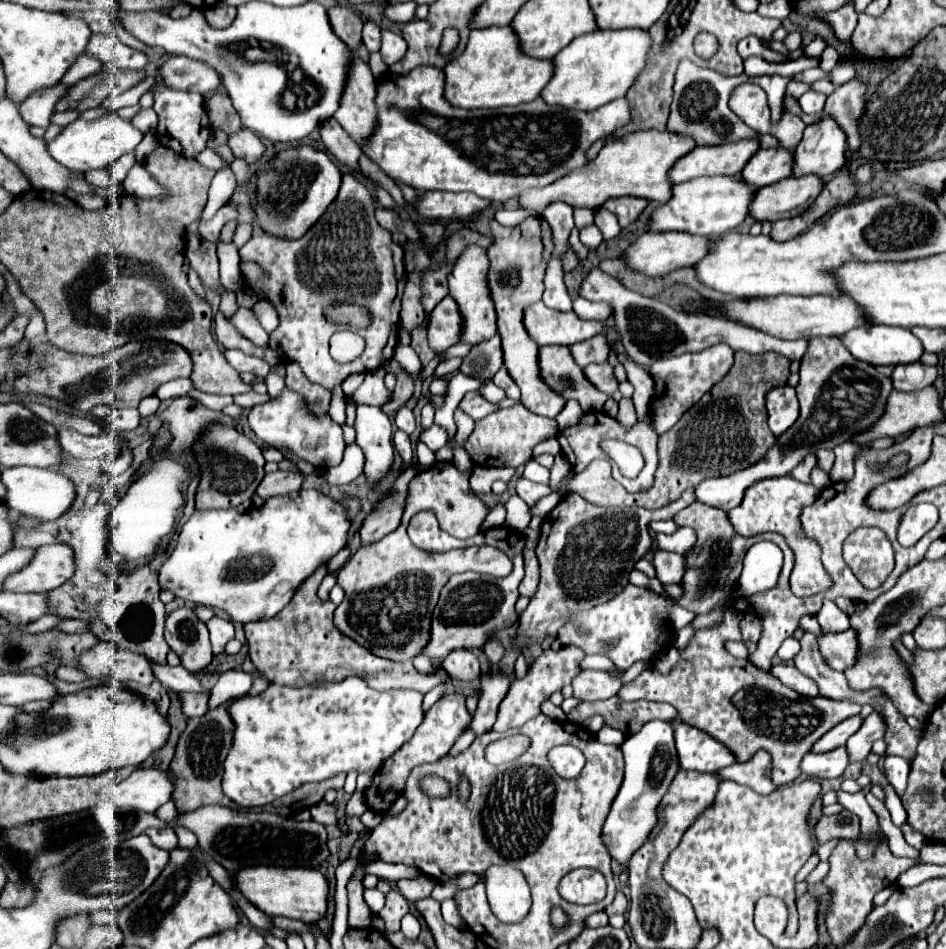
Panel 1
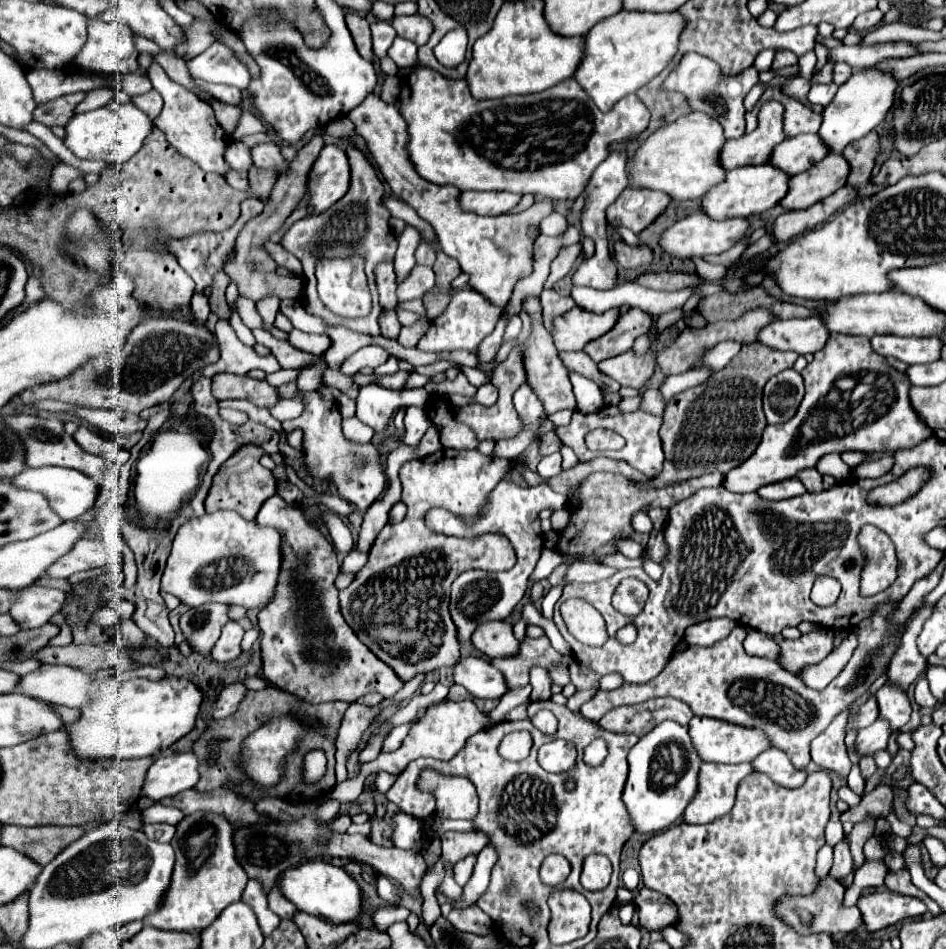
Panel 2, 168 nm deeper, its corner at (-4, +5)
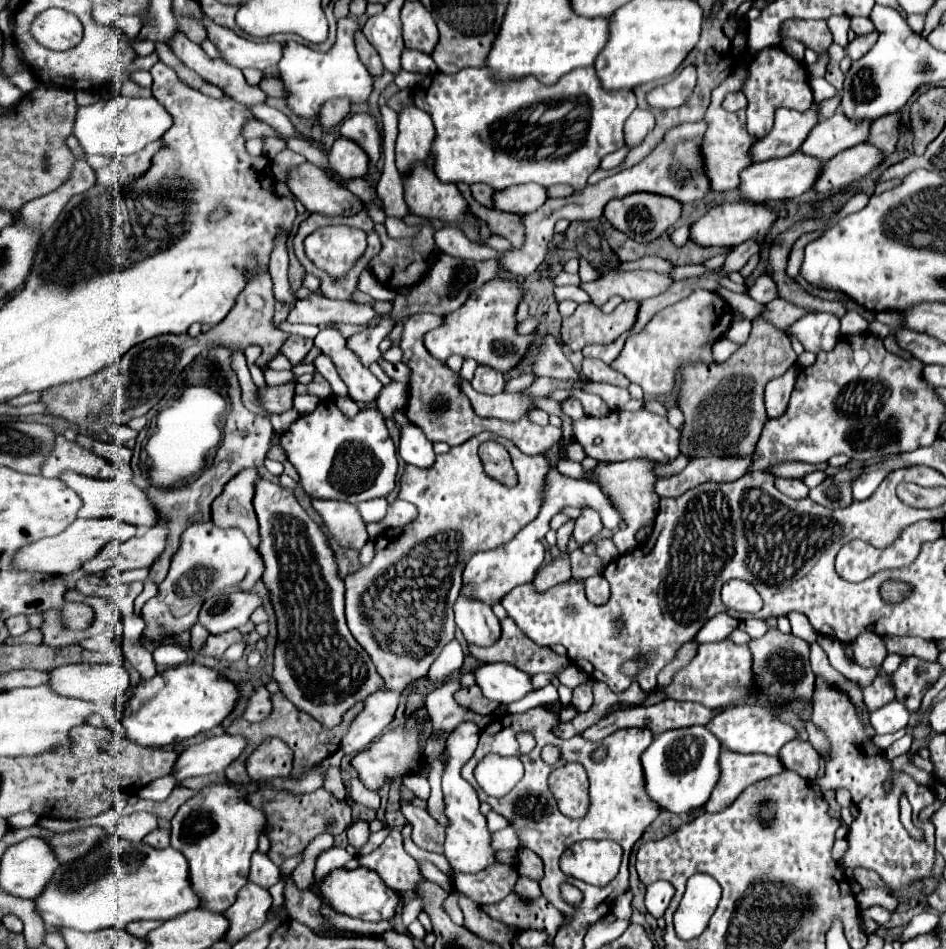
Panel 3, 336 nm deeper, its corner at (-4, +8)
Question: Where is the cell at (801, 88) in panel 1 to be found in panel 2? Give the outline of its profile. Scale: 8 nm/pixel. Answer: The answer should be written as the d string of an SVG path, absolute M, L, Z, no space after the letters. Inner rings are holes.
M833 61L831 63L827 63L821 71L819 71L819 75L815 75L815 77L811 77L811 83L831 83L833 81Z

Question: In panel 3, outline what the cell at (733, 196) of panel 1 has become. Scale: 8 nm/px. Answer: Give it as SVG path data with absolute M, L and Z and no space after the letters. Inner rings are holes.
M795 152L793 156L785 156L785 158L773 158L767 162L755 162L747 166L743 174L739 174L741 182L737 188L741 198L751 204L765 204L771 200L793 200L805 194L813 186L815 178L821 172L821 166L823 166L821 160L815 160L803 152Z

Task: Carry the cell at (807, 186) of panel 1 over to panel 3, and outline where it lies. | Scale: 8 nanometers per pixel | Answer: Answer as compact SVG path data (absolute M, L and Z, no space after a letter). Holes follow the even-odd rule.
M869 144L853 146L823 164L823 172L819 174L819 180L815 180L811 190L815 190L817 194L837 192L839 188L845 188L851 182L873 172L881 162L883 154L877 148Z

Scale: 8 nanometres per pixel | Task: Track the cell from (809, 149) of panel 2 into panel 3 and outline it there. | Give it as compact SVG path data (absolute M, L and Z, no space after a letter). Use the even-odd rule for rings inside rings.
M835 112L835 116L821 120L809 132L801 150L807 156L815 156L819 160L831 160L835 154L865 142L869 136L869 120L853 122L843 114Z

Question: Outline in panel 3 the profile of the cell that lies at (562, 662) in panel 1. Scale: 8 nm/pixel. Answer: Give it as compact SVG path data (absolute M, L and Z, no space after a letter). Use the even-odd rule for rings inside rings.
M575 664L559 674L559 682L565 684L565 686L569 686L569 688L575 688L575 686L587 682L587 680L589 680L589 676L579 666L575 666Z

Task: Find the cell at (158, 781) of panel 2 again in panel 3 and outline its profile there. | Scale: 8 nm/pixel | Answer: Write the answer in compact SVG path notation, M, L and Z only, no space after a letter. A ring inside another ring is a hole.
M221 734L207 738L179 754L179 760L175 762L173 768L173 776L177 782L209 774L223 776L225 768L243 752L243 748L245 748L243 736Z

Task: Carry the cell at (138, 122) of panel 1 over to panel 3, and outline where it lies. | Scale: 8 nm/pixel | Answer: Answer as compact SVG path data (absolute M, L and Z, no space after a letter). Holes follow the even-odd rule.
M133 82L121 84L121 94L123 94L123 96L131 96L131 98L135 98L135 96L151 96L149 90L141 90L141 88L139 88L137 84L133 84Z

